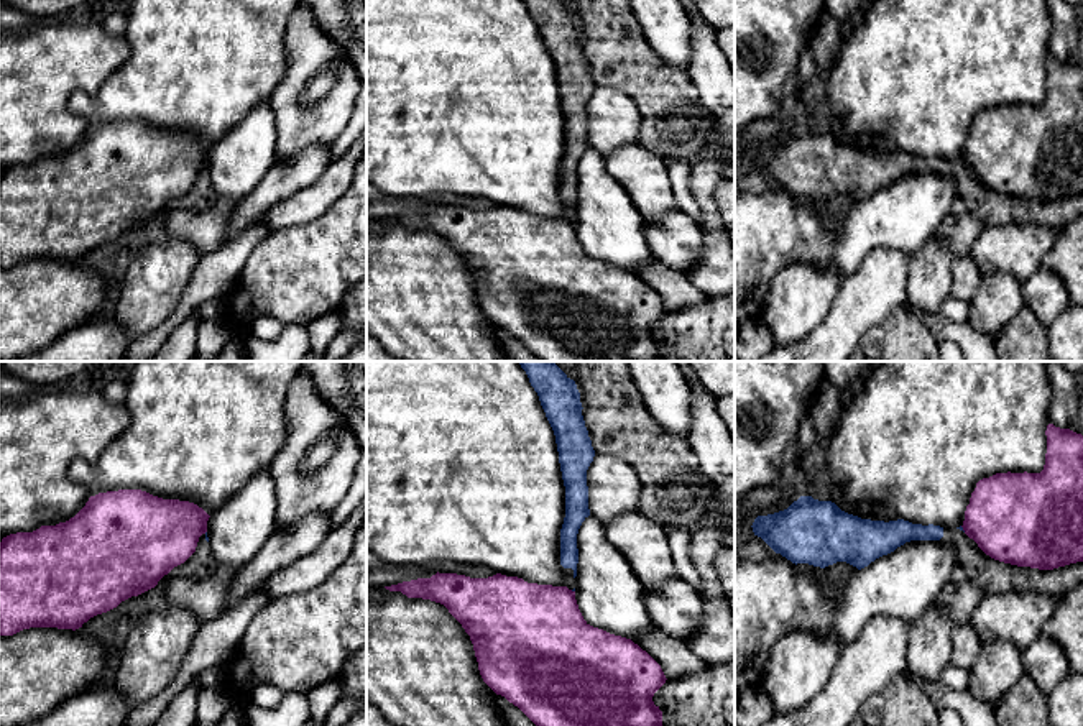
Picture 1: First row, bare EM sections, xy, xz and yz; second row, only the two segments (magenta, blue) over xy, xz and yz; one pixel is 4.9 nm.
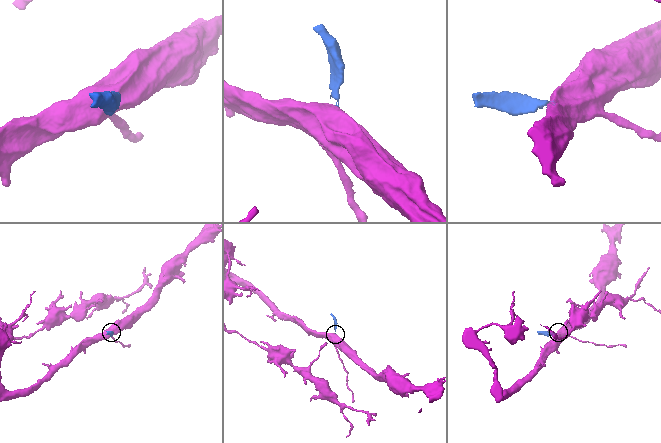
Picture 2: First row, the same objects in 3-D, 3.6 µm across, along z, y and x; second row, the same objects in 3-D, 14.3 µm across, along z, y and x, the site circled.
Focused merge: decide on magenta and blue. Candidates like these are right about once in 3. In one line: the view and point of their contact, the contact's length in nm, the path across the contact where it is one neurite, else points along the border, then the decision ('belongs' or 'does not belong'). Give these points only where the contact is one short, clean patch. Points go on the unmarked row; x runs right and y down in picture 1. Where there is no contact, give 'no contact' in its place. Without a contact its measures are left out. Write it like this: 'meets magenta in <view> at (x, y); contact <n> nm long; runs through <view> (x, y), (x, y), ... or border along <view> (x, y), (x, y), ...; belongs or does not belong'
meets magenta in yz at (963, 161); contact 40 nm long; border along yz (960, 158), (965, 163); does not belong

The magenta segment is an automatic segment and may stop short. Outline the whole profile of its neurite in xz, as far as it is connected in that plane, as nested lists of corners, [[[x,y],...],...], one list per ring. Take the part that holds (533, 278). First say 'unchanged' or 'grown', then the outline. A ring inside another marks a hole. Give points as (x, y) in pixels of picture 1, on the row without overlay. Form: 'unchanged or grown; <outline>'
unchanged; [[[437,204],[431,210],[385,220],[444,237],[470,268],[483,314],[541,361],[664,361],[662,343],[652,333],[667,312],[661,297],[631,271],[590,258],[578,241],[575,223],[567,218],[528,215],[501,205],[470,210]]]

